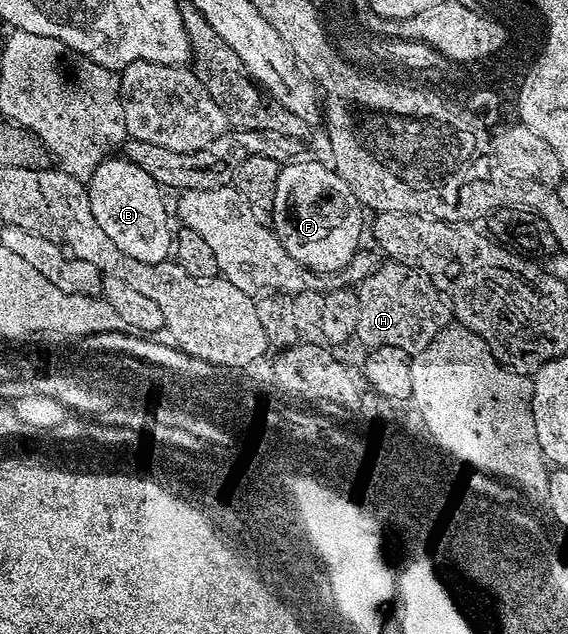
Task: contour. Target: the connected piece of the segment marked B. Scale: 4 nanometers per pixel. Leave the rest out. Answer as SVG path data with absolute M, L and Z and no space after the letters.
M111 155L91 172L86 182L89 207L93 207L93 219L101 231L129 255L141 263L161 263L168 260L173 249L173 229L167 226L167 205L163 202L164 190L137 167L137 163L122 155Z

